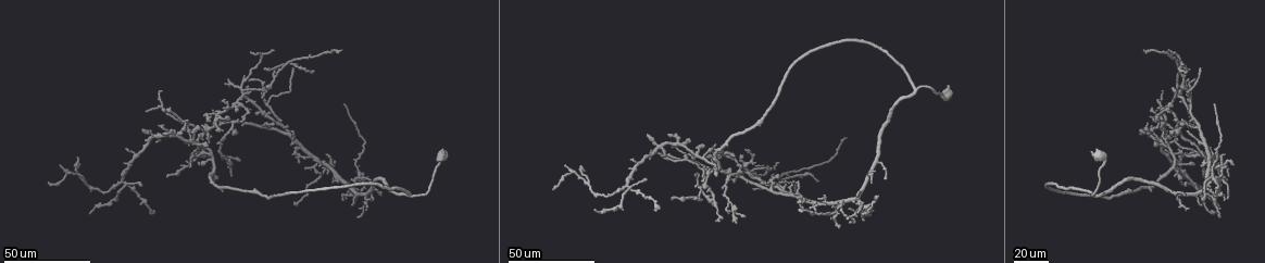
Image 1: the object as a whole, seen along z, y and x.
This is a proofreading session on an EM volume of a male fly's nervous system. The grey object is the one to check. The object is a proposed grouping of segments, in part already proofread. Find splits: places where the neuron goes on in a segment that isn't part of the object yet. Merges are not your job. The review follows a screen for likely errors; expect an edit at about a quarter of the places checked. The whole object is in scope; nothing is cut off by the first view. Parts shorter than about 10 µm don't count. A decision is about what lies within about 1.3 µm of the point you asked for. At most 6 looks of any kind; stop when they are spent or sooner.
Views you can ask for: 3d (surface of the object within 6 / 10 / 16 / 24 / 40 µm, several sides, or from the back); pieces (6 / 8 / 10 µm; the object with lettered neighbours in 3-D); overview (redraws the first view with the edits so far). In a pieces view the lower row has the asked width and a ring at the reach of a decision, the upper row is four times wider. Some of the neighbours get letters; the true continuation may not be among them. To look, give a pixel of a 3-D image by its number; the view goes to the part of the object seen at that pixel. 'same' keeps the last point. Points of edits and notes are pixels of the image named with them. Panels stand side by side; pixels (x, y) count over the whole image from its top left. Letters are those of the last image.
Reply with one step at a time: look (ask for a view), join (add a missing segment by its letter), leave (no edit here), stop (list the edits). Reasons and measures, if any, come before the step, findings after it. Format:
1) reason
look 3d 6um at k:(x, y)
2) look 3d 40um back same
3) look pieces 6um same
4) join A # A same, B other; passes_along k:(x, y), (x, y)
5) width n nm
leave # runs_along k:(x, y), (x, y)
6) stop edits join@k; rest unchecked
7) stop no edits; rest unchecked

long arm stops here
look 3d 40um at 1:(347, 197)

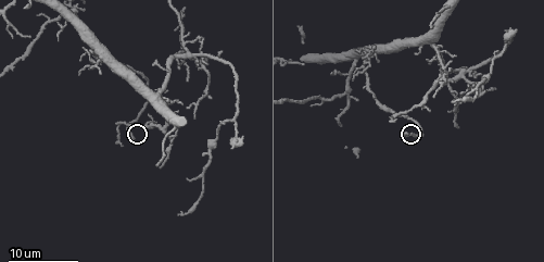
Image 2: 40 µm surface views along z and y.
what lies round it
look pieces 10um at 2:(134, 139)

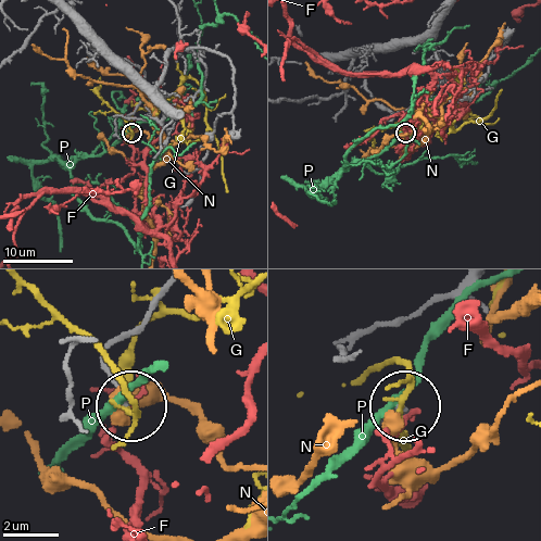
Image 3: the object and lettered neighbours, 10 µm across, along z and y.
leave # F other, G other, N other, P other; no lettered segment goes on from it

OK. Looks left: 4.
free end
look 3d 40um at 1:(203, 115)

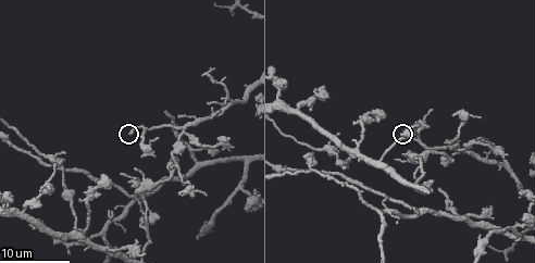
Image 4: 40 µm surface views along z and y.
look pieces 6um at 4:(132, 133)

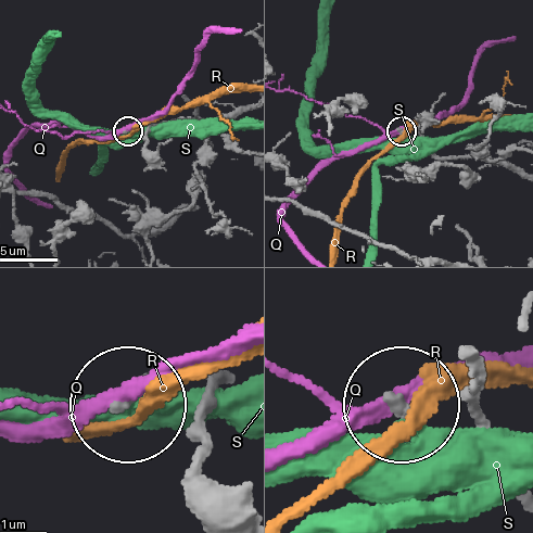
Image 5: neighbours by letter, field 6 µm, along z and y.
width 240 nm
leave # Q other, R other, S other; no lettered segment goes on from it

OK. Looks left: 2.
long arm stops here
look 3d 24um at 1:(594, 211)

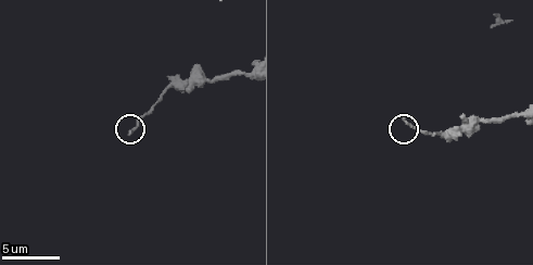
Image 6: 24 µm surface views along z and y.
look pieces 10um at 6:(129, 134)

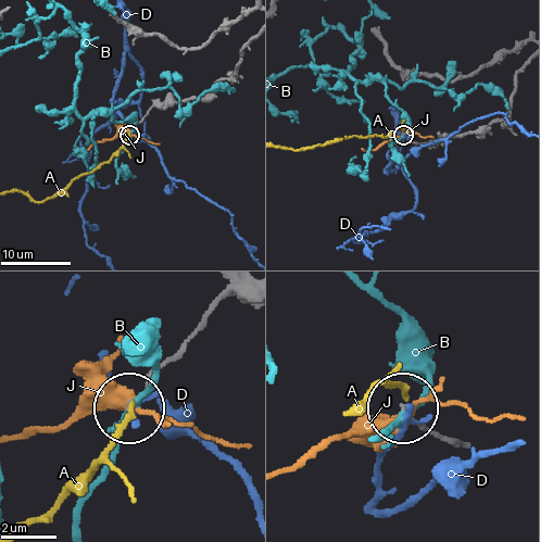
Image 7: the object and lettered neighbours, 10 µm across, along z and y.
leave # A other, B other, D other, J other; runs_along 7:(457, 444), (419, 428), (403, 412); no lettered segment goes on from it

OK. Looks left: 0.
stop no edits; rest unchecked

